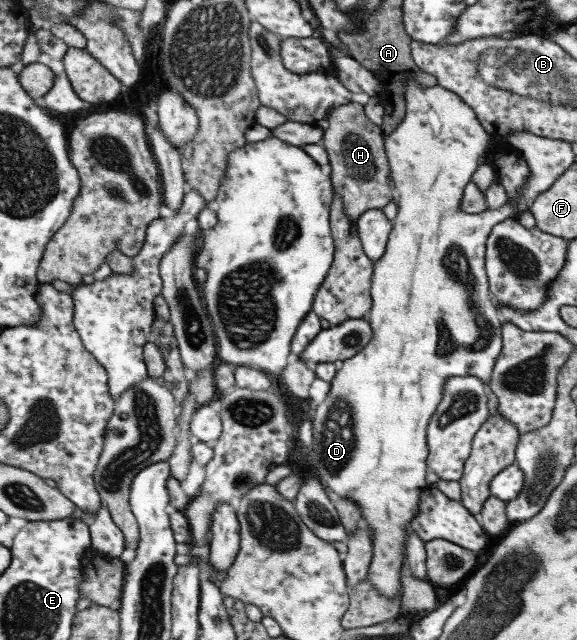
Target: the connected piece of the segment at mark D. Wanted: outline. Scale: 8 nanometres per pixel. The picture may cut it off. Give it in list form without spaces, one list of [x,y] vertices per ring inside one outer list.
[[[416,82],[398,84],[404,100],[405,115],[403,115],[401,123],[395,127],[395,130],[391,134],[387,135],[387,137],[382,136],[383,152],[385,152],[385,158],[387,158],[387,164],[389,164],[390,168],[388,179],[394,193],[394,201],[397,203],[397,213],[392,220],[392,227],[388,234],[388,241],[383,250],[383,255],[373,264],[369,289],[372,300],[371,308],[365,316],[371,329],[371,338],[357,354],[342,361],[341,368],[336,370],[335,376],[330,382],[330,388],[325,397],[323,397],[323,402],[318,404],[315,409],[315,415],[312,417],[311,451],[308,451],[301,443],[293,440],[289,456],[293,455],[293,458],[295,458],[294,452],[297,452],[297,462],[305,462],[305,466],[317,474],[319,480],[321,480],[321,483],[324,484],[325,489],[329,493],[341,498],[352,499],[354,504],[360,508],[360,518],[368,526],[370,536],[372,536],[370,538],[372,557],[366,572],[366,579],[381,597],[393,599],[401,591],[401,615],[403,615],[403,618],[421,619],[430,614],[430,612],[433,612],[433,610],[436,610],[436,596],[431,588],[425,587],[425,580],[417,580],[410,575],[410,570],[404,562],[403,550],[405,546],[405,528],[407,528],[410,520],[418,513],[421,489],[428,484],[425,472],[426,456],[428,455],[426,426],[428,425],[429,417],[434,414],[434,410],[437,408],[437,403],[441,402],[444,380],[450,376],[477,377],[483,384],[483,392],[485,392],[487,398],[487,410],[489,410],[487,414],[493,417],[496,412],[497,399],[493,395],[493,391],[490,390],[488,382],[495,359],[501,348],[500,324],[504,322],[504,318],[501,313],[497,312],[496,302],[490,294],[487,275],[484,269],[484,251],[486,247],[485,241],[492,226],[502,220],[514,218],[515,214],[514,200],[511,199],[507,199],[507,202],[503,206],[486,214],[469,215],[459,210],[459,203],[464,187],[471,181],[471,174],[473,174],[475,168],[483,164],[490,138],[485,134],[485,130],[482,130],[481,124],[477,122],[473,111],[454,92],[445,90],[437,84],[429,88],[423,88],[420,84],[416,84]]]

